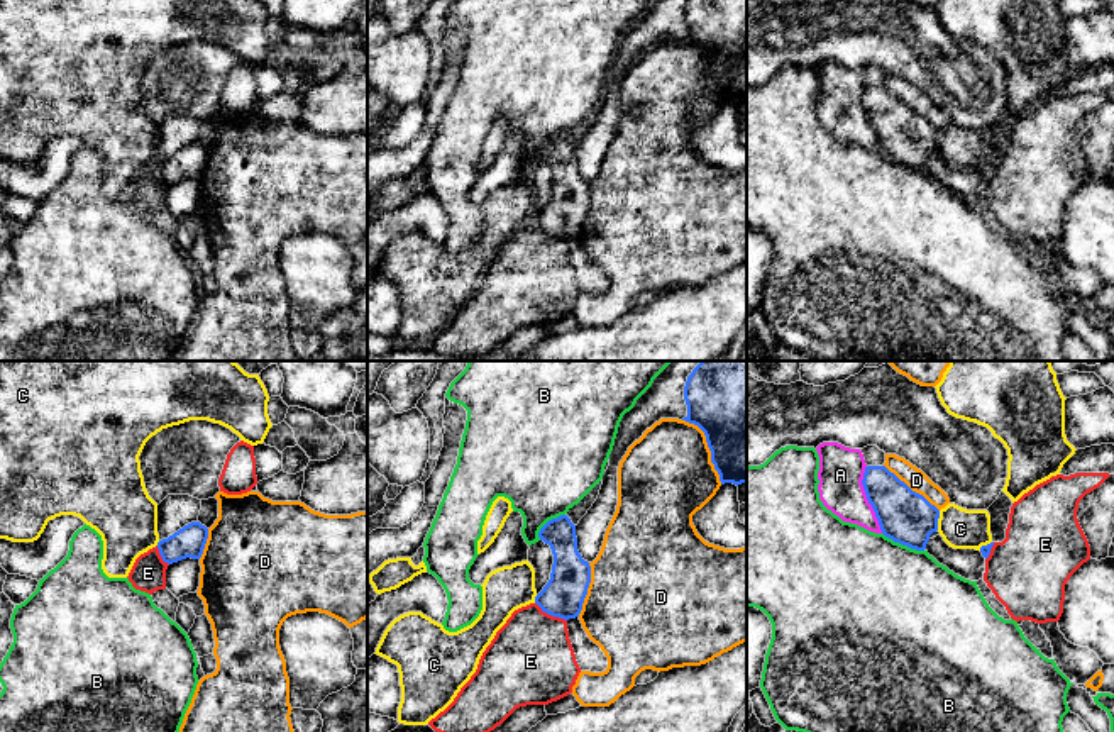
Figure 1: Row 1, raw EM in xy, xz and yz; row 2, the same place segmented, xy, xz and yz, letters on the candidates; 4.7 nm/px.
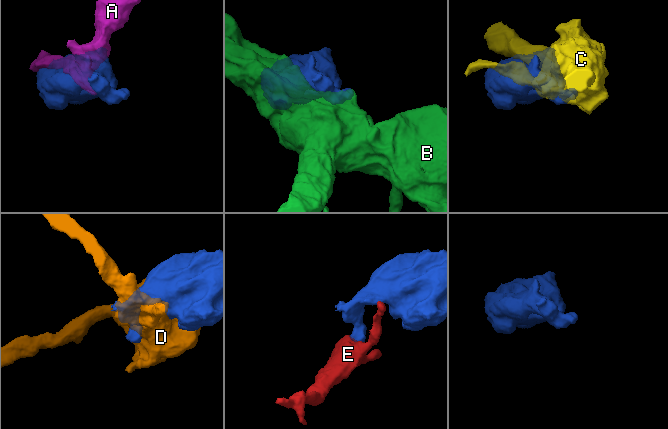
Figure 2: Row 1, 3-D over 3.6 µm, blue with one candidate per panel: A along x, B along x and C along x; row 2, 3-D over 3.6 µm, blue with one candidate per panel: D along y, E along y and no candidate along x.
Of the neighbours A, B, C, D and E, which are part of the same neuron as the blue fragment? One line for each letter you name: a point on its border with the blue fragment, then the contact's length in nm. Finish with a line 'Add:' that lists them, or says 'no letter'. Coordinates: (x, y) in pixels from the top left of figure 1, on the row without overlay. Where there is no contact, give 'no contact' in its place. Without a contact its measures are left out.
Add: no letter

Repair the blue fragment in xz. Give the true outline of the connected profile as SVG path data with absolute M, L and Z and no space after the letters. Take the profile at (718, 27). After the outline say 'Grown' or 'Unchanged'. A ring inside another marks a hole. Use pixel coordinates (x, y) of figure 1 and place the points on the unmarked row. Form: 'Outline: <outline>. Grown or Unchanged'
Outline: M687 0L684 20L687 36L682 41L704 53L721 105L747 103L747 0Z. Unchanged

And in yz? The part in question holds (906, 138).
Outline: M867 86L862 105L882 154L894 163L924 171L929 156L938 151L940 130L885 86Z. Unchanged

